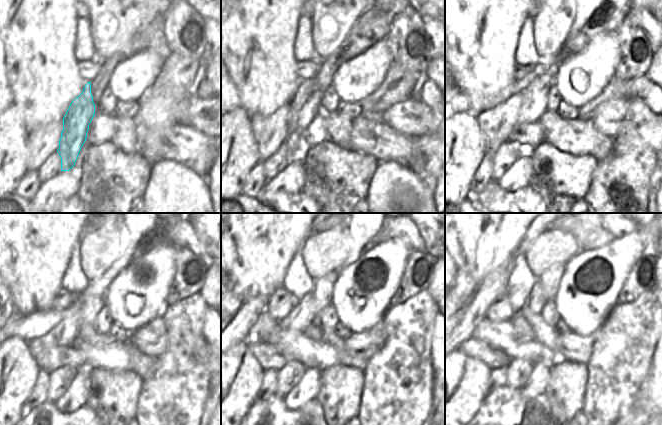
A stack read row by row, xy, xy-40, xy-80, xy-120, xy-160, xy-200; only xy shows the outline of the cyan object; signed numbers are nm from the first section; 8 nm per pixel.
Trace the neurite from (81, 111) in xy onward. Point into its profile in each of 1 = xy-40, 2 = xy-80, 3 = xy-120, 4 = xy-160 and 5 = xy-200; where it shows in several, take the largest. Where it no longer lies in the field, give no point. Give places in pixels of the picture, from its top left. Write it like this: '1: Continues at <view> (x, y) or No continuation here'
1: Continues at xy-40 (306, 104)
2: Continues at xy-80 (534, 97)
3: Continues at xy-120 (92, 299)
4: Continues at xy-160 (322, 290)
5: Continues at xy-200 (550, 280)

